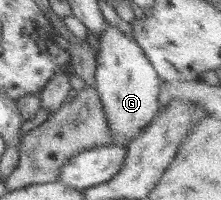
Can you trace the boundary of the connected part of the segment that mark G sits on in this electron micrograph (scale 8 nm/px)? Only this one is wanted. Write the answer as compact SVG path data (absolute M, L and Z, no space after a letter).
M108 23L99 41L94 87L99 92L105 118L113 134L111 145L126 148L129 140L138 136L160 110L158 95L163 92L162 81L133 35Z

